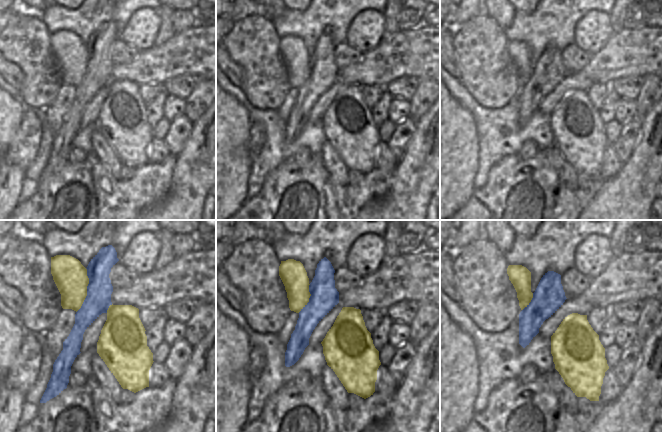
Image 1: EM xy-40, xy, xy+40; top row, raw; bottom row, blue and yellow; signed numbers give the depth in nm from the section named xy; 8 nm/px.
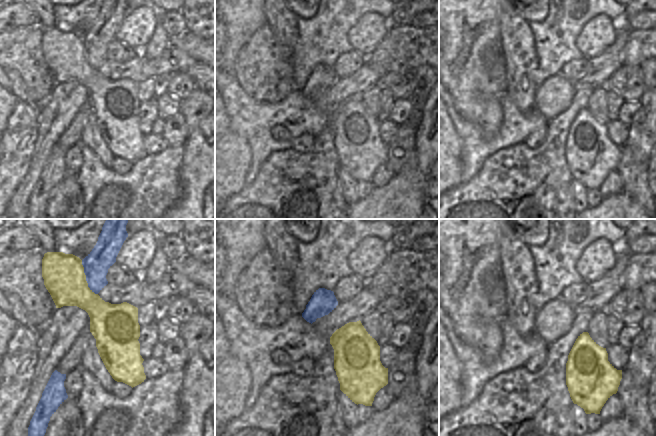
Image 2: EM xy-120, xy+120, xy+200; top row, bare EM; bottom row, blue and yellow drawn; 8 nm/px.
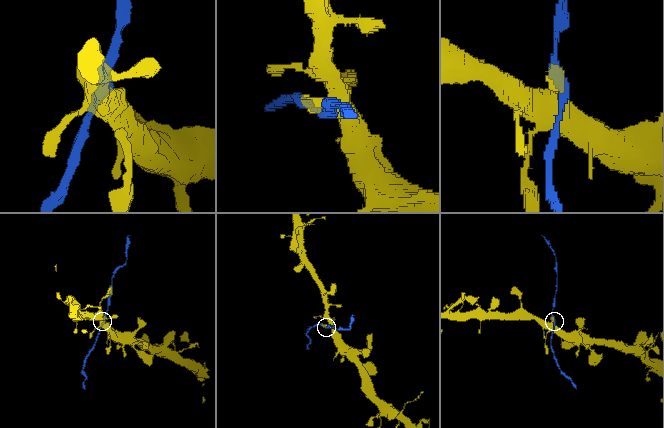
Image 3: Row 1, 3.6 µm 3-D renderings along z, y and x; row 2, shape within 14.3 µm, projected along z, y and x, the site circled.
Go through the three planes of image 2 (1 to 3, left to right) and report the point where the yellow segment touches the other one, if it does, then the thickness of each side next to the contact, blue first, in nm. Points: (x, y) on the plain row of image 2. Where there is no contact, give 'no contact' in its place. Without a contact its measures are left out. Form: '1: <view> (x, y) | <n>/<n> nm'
1: xy-120 (86, 54) | 200/340 nm
2: no contact
3: no contact

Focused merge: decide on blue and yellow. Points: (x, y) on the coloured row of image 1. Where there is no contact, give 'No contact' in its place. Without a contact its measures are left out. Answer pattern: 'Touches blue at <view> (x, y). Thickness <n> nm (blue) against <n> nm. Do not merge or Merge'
Touches blue at xy-40 (87, 290). Thickness 200 nm (blue) against 280 nm. Do not merge.

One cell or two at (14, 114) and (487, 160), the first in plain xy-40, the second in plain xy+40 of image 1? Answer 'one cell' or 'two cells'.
two cells

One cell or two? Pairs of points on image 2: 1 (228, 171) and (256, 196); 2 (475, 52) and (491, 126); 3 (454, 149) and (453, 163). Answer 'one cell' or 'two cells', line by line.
1: two cells
2: one cell
3: one cell

